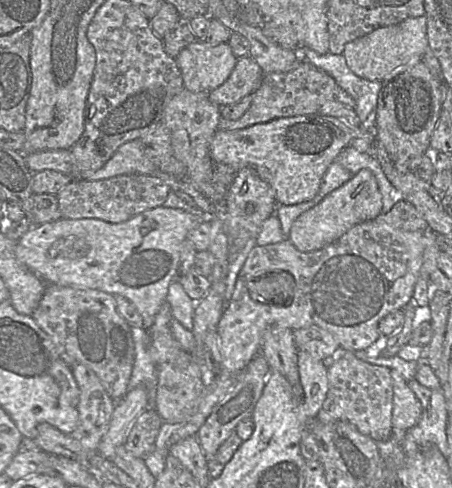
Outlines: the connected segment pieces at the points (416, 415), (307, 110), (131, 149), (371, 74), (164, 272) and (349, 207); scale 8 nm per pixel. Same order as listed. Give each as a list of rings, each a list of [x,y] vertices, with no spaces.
[[[391,369],[393,387],[392,439],[402,443],[407,431],[416,425],[422,415],[422,406],[408,382]]]
[[[306,60],[288,72],[265,74],[259,87],[253,93],[252,102],[244,115],[237,120],[221,118],[218,129],[237,130],[257,123],[266,123],[276,118],[317,114],[321,106],[328,101],[340,102],[354,109],[354,99],[338,86],[325,71]]]
[[[135,139],[121,145],[104,166],[85,179],[107,179],[124,174],[152,175],[156,170],[157,167],[145,155],[141,140]]]
[[[425,16],[407,18],[400,23],[380,27],[345,44],[343,56],[350,70],[371,81],[388,81],[393,76],[422,61],[428,49]]]
[[[158,206],[120,223],[94,218],[65,219],[32,225],[15,242],[20,263],[47,283],[100,290],[130,301],[148,329],[166,302],[168,287],[176,273],[181,244],[202,216]]]
[[[361,169],[314,207],[299,215],[291,226],[288,239],[299,251],[318,250],[341,237],[352,226],[371,220],[381,213],[382,195],[376,178],[370,170]]]

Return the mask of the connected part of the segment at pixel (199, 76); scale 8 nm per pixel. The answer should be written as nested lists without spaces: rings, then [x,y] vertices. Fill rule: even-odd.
[[[196,40],[174,58],[181,71],[183,86],[195,93],[208,93],[222,85],[238,58],[229,44],[208,44]]]

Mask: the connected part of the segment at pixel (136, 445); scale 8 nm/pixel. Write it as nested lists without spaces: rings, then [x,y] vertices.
[[[149,408],[137,417],[130,428],[124,448],[134,457],[145,459],[154,449],[154,443],[163,420],[156,410]]]

